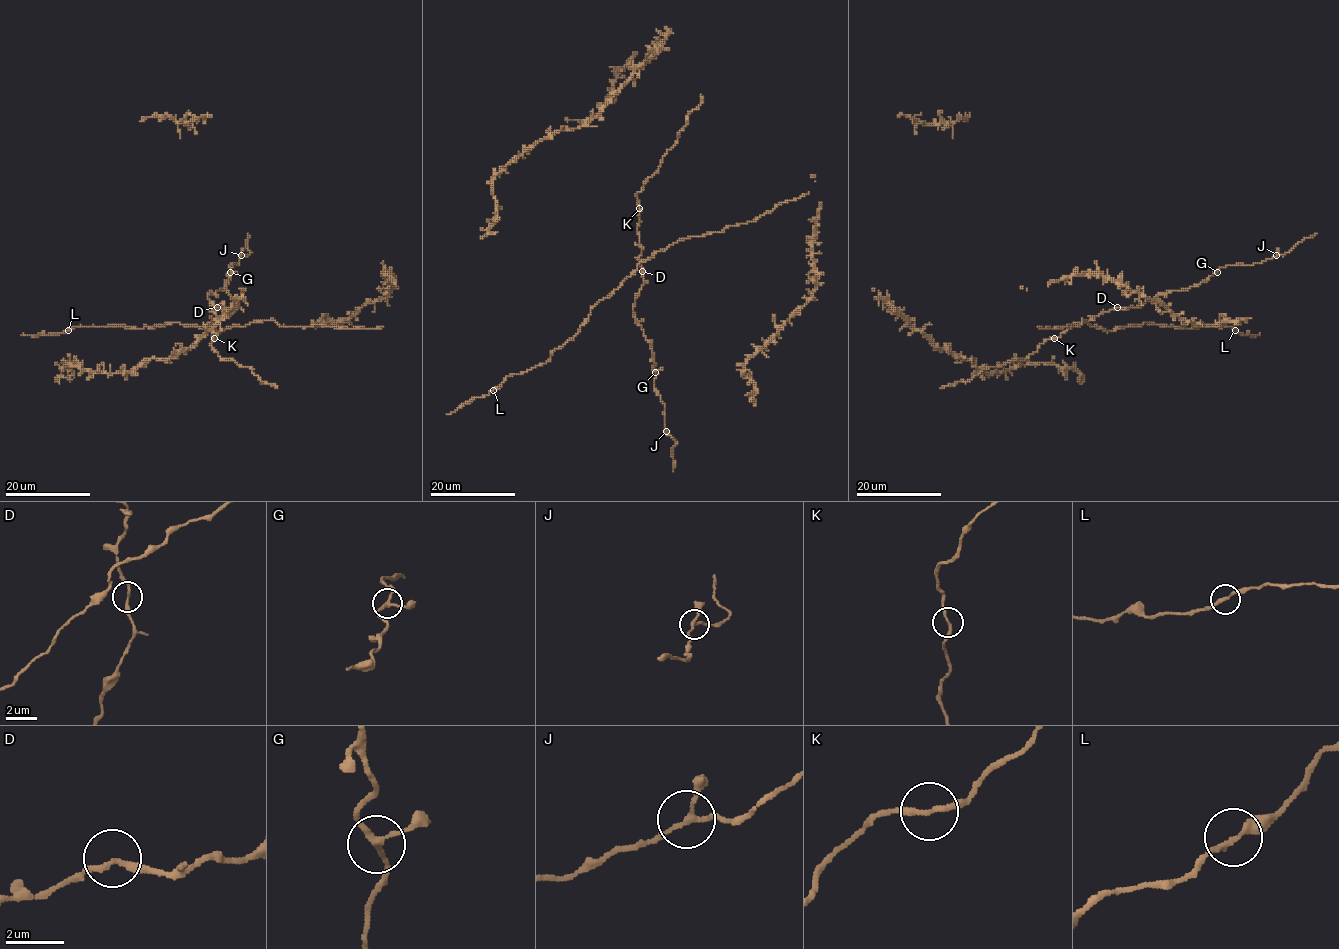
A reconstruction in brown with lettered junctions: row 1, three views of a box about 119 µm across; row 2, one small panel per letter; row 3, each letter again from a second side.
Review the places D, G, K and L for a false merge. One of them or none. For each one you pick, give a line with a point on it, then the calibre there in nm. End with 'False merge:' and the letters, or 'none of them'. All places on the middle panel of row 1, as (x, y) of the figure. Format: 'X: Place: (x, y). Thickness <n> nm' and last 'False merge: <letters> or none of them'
False merge: none of them

